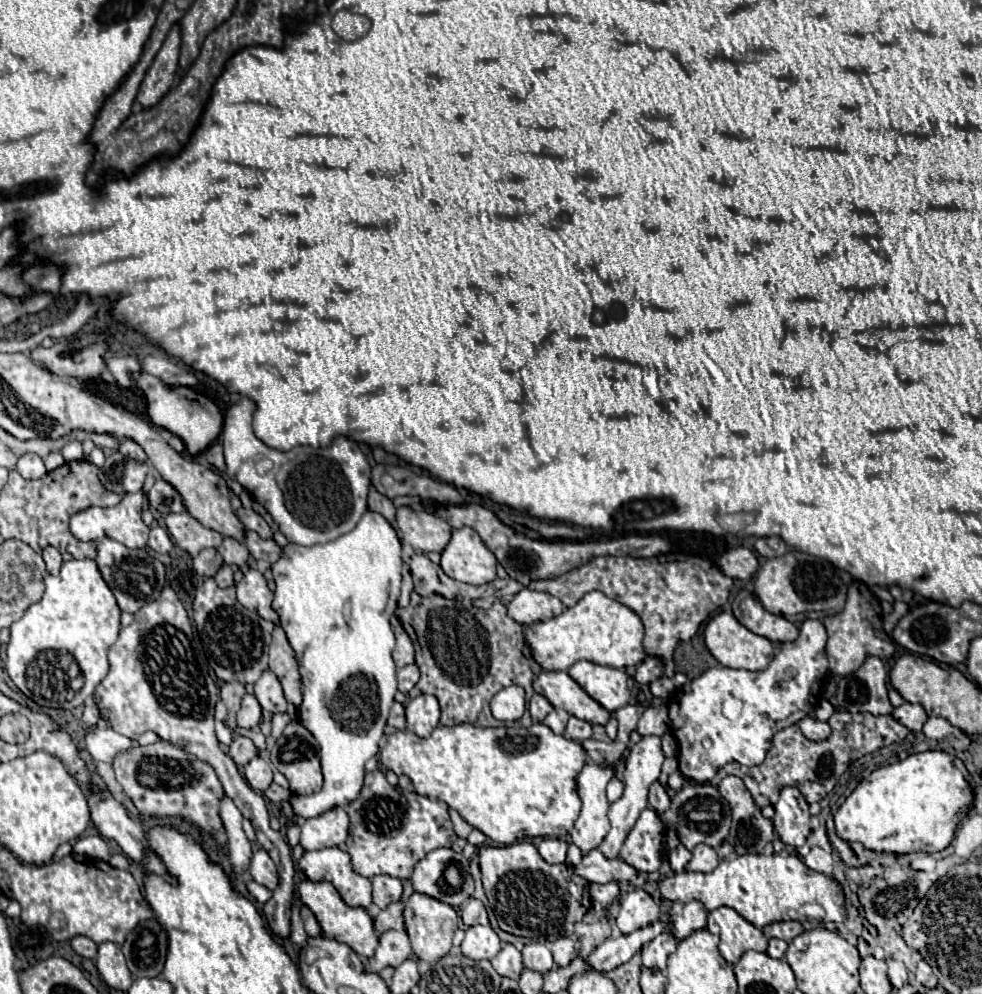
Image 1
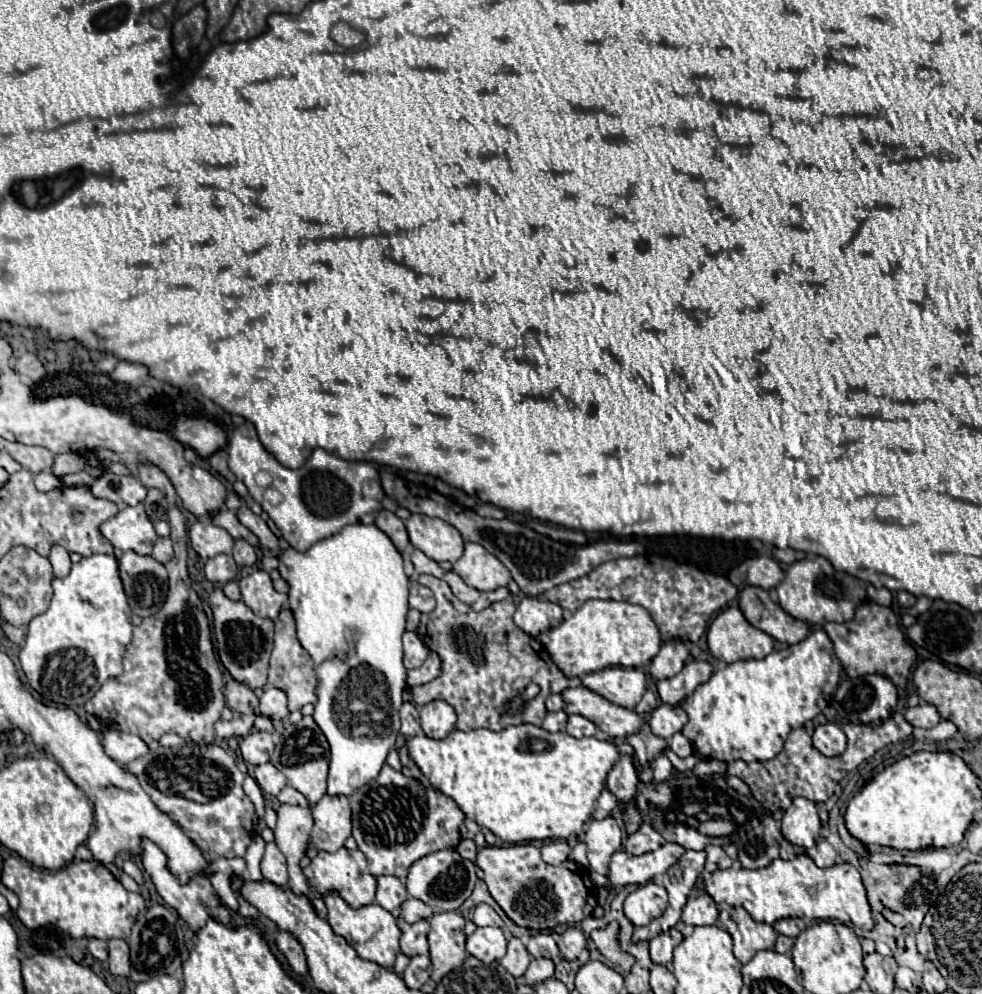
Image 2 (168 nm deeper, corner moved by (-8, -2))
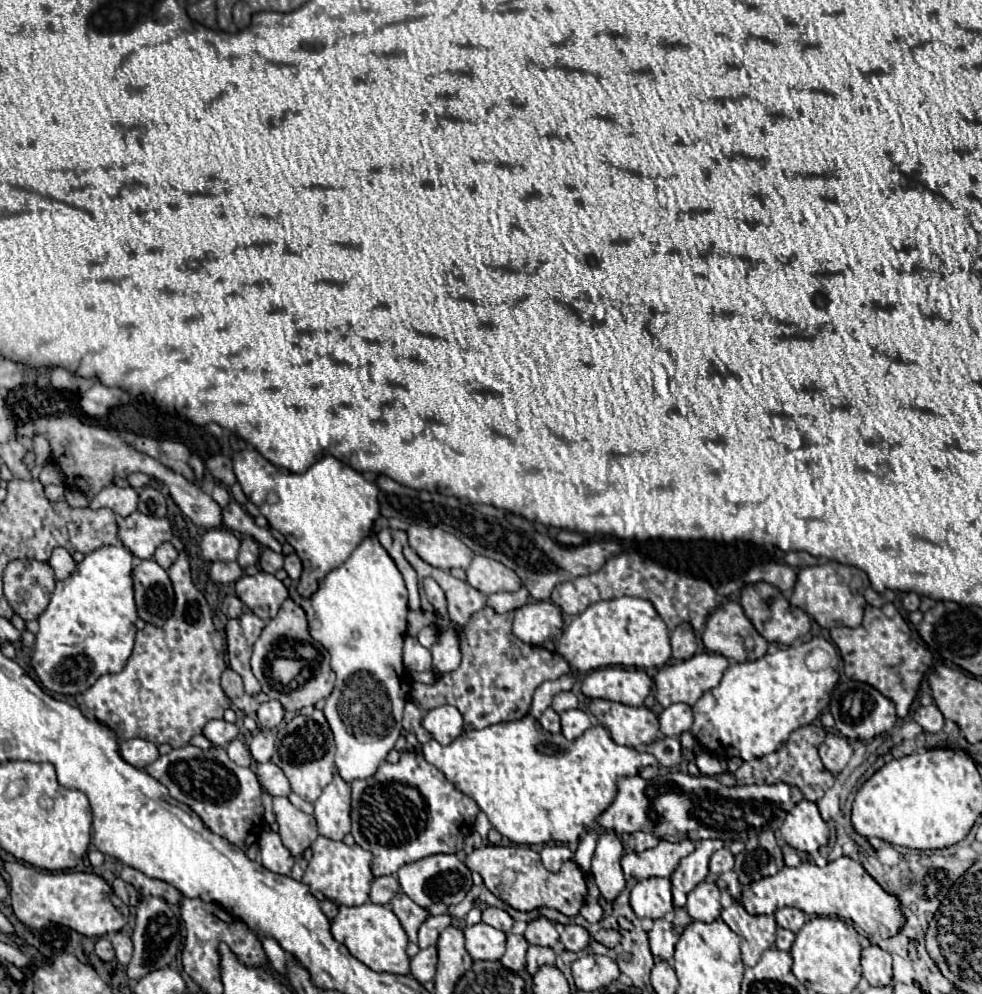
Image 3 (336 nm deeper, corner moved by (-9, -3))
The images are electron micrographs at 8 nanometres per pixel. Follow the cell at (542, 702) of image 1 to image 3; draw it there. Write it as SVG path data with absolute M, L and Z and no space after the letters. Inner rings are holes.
M559 692L555 694L553 698L553 706L551 706L555 712L565 712L565 710L571 710L571 708L577 708L577 696L573 692Z

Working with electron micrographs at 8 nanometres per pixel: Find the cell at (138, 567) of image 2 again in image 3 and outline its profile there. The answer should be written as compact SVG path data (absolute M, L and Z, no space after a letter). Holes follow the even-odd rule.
M139 560L133 568L133 582L139 618L153 626L163 626L175 608L167 572L155 560Z

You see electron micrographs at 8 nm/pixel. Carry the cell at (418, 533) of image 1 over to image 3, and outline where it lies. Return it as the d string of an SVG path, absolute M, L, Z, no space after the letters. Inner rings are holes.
M413 524L407 530L407 536L409 546L419 554L419 558L435 568L449 572L451 568L467 568L471 564L473 552L453 534Z

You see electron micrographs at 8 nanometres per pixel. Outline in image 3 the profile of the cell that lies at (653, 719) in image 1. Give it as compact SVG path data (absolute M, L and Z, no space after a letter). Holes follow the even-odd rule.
M671 704L669 708L663 710L659 716L661 722L661 732L665 736L679 736L685 730L691 730L693 726L693 708L687 704Z

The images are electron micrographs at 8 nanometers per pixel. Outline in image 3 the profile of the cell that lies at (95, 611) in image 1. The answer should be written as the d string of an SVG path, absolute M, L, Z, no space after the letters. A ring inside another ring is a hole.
M123 544L101 546L93 550L85 556L83 562L77 564L75 572L67 580L57 582L47 610L39 616L39 632L35 636L31 660L41 684L49 692L75 696L85 692L99 676L123 670L135 642L135 620L137 610L133 600L133 554Z

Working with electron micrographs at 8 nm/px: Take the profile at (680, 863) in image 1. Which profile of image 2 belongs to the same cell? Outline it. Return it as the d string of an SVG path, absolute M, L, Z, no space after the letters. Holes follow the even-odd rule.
M686 851L664 875L662 875L662 885L668 891L668 909L664 911L662 917L654 919L650 925L634 929L632 943L640 941L650 941L656 935L672 929L680 921L680 913L686 905L686 897L692 891L700 871L704 869L704 851Z

